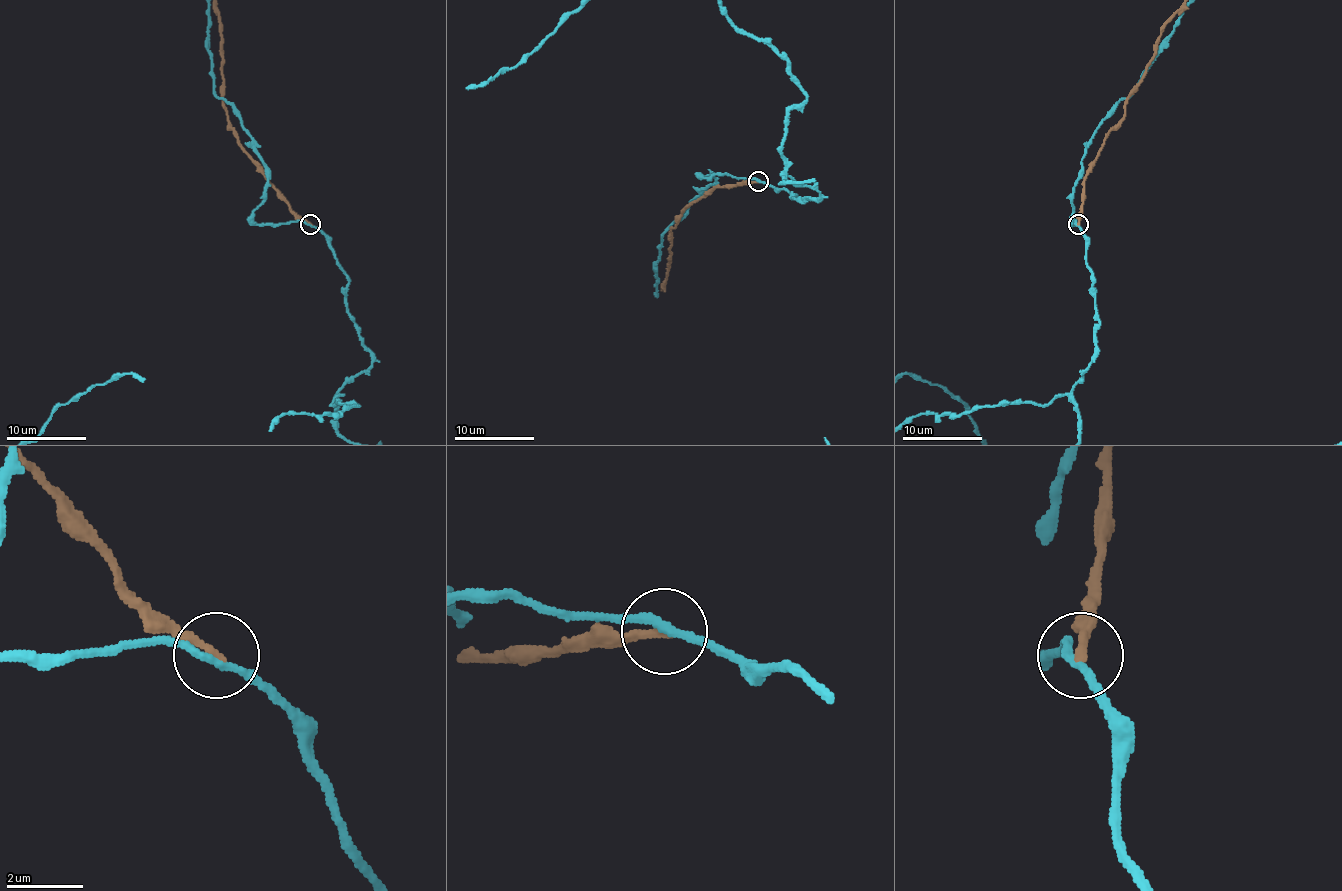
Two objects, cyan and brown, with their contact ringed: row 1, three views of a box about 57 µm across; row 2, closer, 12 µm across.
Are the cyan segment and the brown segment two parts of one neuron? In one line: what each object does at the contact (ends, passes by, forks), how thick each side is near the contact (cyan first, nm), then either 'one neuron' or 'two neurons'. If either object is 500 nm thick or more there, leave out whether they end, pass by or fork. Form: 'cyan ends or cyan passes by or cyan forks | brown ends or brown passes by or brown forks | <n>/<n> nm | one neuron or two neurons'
cyan passes by | brown ends | 200/240 nm | two neurons

